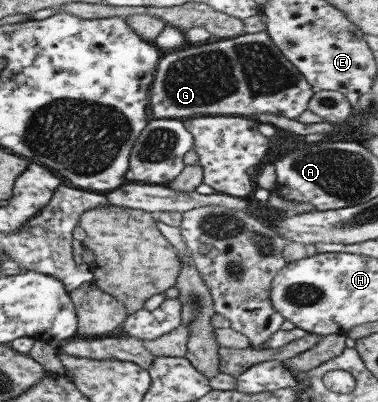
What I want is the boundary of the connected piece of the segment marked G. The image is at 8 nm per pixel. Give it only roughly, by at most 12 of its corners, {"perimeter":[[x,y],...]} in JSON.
{"perimeter":[[265,32],[164,52],[156,119],[298,119],[316,90]]}

